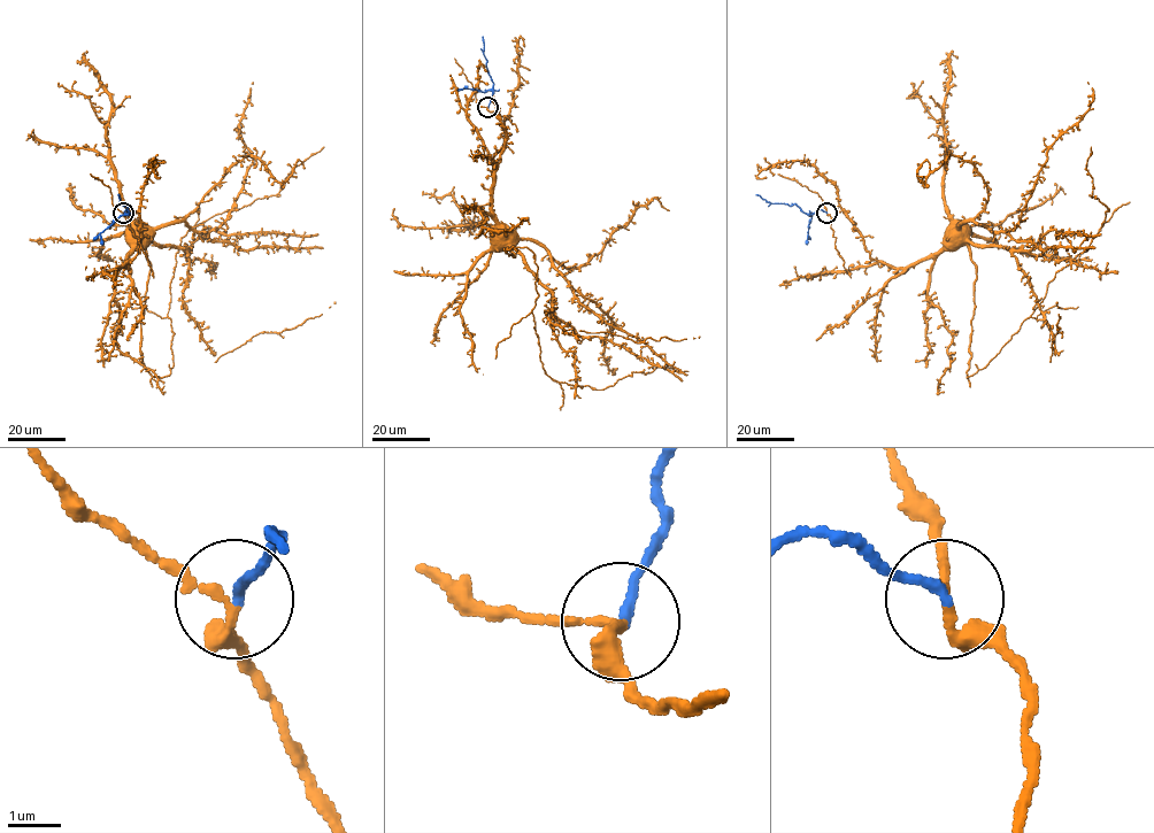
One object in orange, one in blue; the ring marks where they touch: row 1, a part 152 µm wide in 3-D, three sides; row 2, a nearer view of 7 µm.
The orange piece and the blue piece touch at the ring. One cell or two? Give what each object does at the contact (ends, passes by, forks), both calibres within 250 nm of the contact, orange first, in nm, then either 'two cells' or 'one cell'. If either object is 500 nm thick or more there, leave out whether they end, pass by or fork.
orange passes by | blue ends | 200/180 nm | two cells

